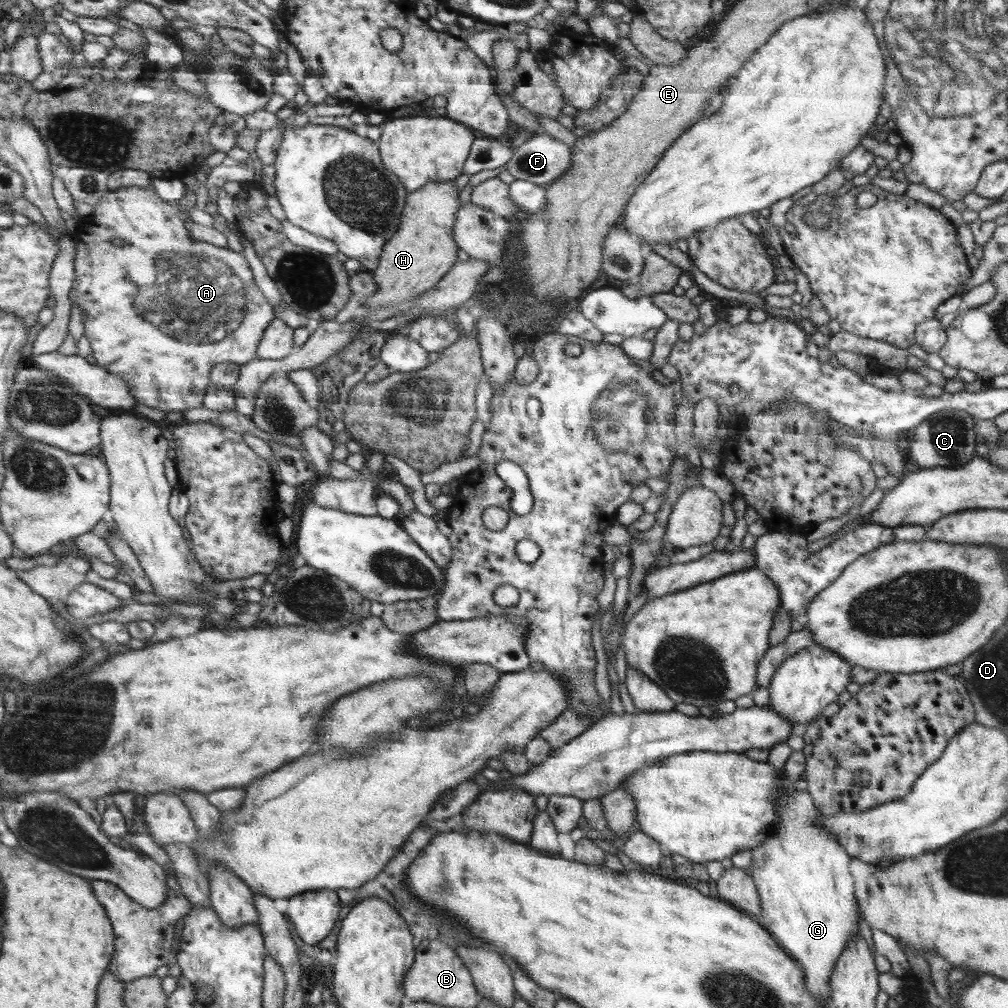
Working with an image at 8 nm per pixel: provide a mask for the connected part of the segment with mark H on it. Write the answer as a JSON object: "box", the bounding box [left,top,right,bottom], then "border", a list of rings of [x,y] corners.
{"box":[365,182,460,308],"border":[[[430,182],[407,196],[399,229],[386,245],[379,266],[372,272],[377,289],[365,300],[365,306],[378,308],[410,302],[434,288],[444,272],[456,262],[458,245],[454,239],[455,220],[460,210],[454,182]]]}

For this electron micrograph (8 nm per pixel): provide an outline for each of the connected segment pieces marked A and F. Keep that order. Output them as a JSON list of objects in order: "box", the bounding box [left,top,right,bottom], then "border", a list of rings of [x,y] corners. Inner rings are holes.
[{"box":[70,187,274,412],"border":[[[124,187],[115,191],[108,191],[105,194],[105,202],[97,207],[91,219],[85,223],[79,224],[74,237],[77,239],[77,255],[75,258],[77,268],[77,282],[71,292],[70,298],[82,307],[83,319],[85,323],[85,336],[91,341],[93,356],[98,364],[108,369],[108,372],[123,378],[135,401],[139,404],[146,404],[150,408],[158,408],[162,412],[185,411],[189,408],[198,408],[203,406],[203,398],[206,396],[206,389],[210,384],[211,370],[222,362],[237,362],[246,364],[254,360],[256,349],[258,348],[264,330],[272,320],[274,313],[272,306],[266,302],[262,292],[256,288],[252,270],[248,266],[248,261],[243,253],[235,252],[229,247],[219,247],[215,243],[192,240],[188,236],[186,228],[188,222],[192,221],[186,218],[186,213],[182,214],[176,203],[170,204],[159,194],[152,192],[149,187]],[[120,238],[127,243],[124,246],[113,245],[110,240]]]},{"box":[504,133,571,187],"border":[[[544,133],[515,148],[504,167],[516,180],[543,187],[566,172],[570,163],[571,148]]]}]

